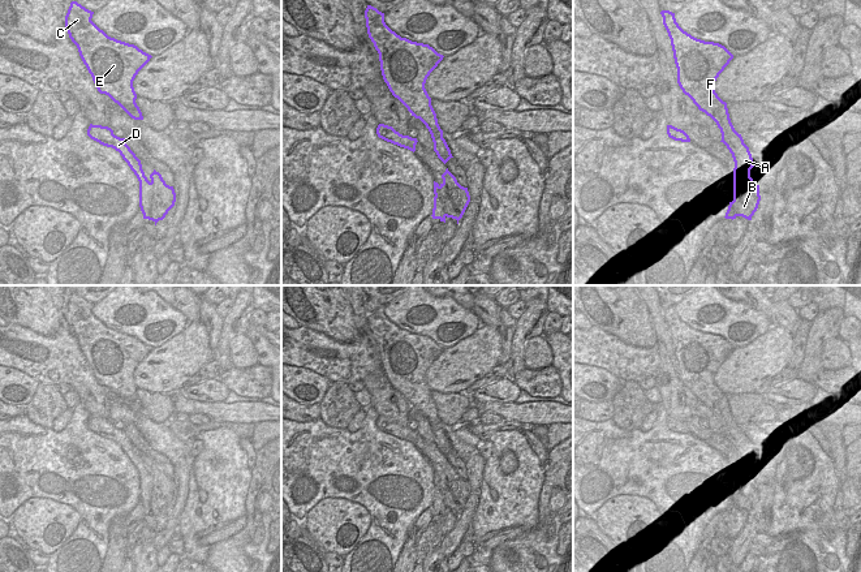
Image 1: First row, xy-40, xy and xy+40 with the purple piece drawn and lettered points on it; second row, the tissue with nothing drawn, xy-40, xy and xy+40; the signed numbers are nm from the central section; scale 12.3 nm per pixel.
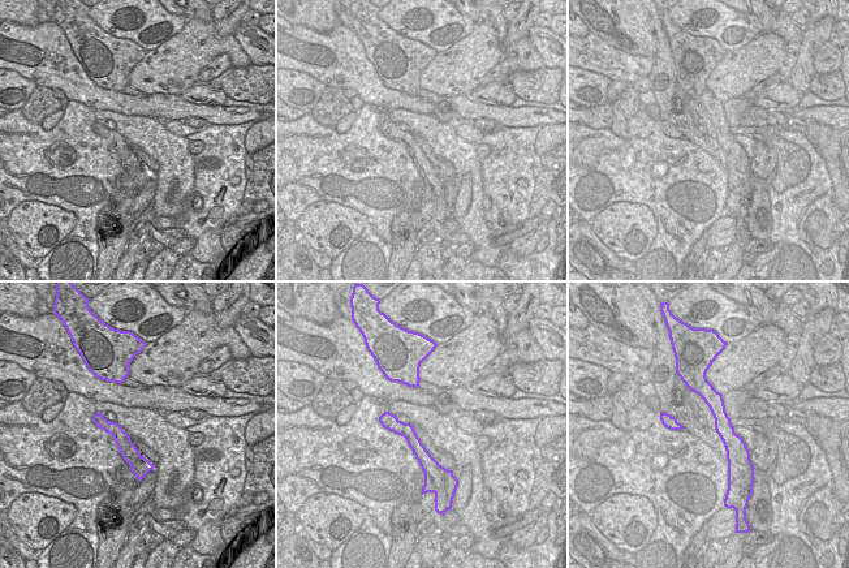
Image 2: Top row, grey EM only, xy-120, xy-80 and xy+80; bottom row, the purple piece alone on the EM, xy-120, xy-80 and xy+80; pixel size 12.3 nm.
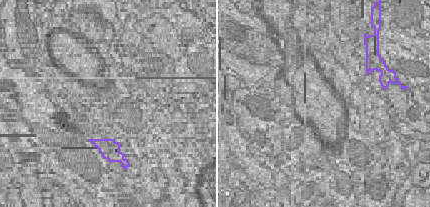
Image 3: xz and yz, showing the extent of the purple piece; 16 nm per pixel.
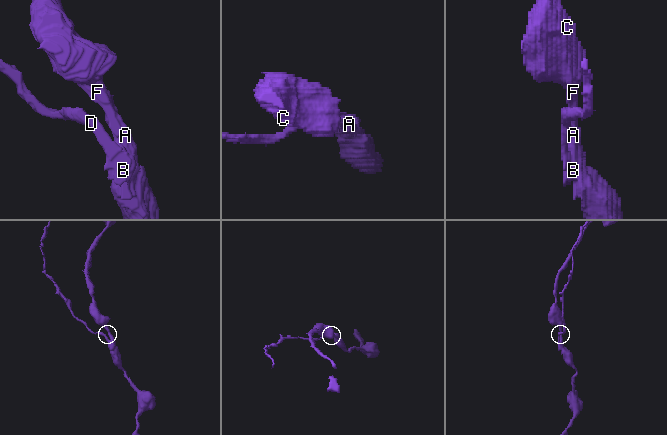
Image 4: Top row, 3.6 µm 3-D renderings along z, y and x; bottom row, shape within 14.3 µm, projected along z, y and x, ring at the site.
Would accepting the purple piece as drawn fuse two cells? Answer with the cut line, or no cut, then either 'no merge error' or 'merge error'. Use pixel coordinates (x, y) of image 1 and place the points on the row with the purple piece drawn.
xy-40 (150, 183), (153, 185), (153, 219) | merge error

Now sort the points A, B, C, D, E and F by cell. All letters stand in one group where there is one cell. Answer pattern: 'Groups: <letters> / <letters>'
Groups: A B C E F / D

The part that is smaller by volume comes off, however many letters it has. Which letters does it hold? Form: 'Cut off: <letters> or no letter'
Cut off: D

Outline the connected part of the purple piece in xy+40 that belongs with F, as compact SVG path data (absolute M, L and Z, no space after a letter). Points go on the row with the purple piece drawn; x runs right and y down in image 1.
M662 10L660 14L671 39L680 89L699 111L716 122L722 133L720 142L732 154L735 162L732 206L736 208L736 216L752 220L761 201L759 185L750 177L753 158L731 122L727 103L714 90L716 78L733 55L719 43L705 42L684 31L676 22L675 13Z

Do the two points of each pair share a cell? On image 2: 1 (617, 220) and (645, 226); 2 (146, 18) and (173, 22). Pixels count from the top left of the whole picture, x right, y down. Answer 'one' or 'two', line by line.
1: one
2: one

